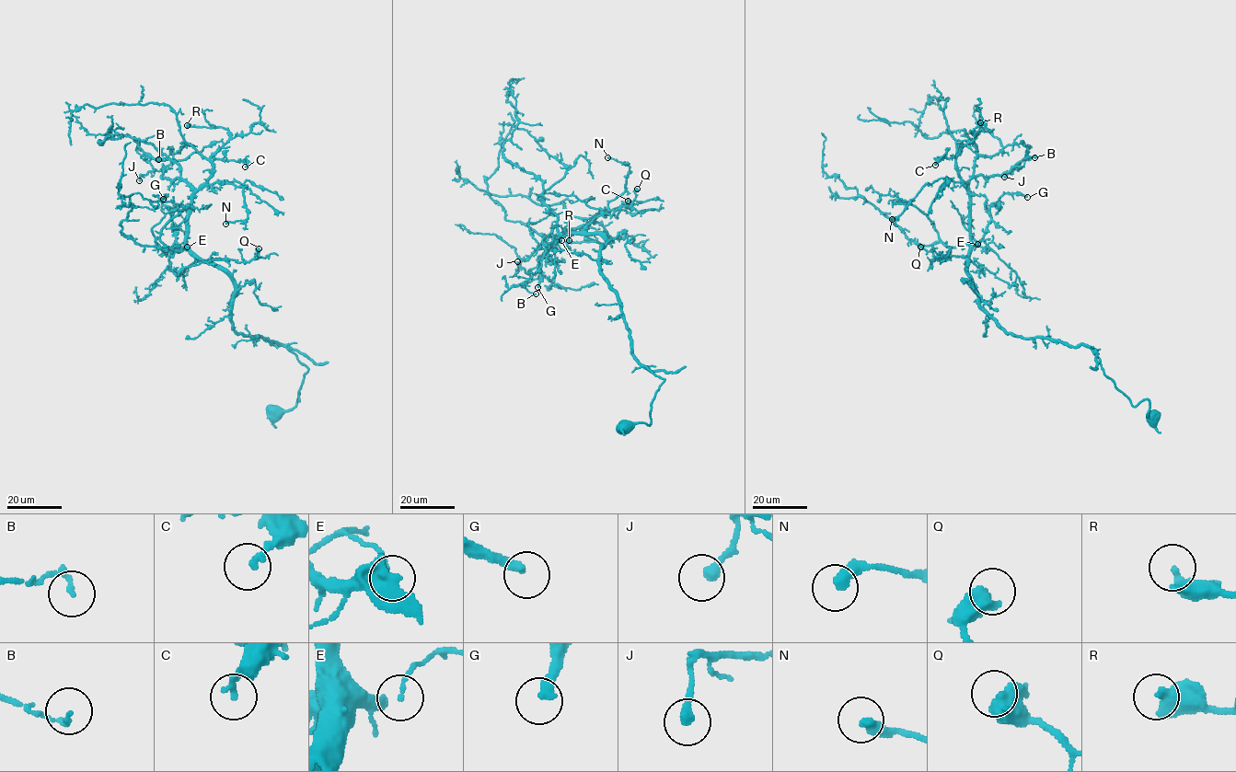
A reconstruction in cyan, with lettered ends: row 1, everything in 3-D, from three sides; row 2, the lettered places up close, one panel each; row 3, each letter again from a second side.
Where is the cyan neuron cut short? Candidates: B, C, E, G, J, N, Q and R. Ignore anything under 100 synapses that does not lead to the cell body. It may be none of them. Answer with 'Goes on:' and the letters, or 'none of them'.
Goes on: none of them

